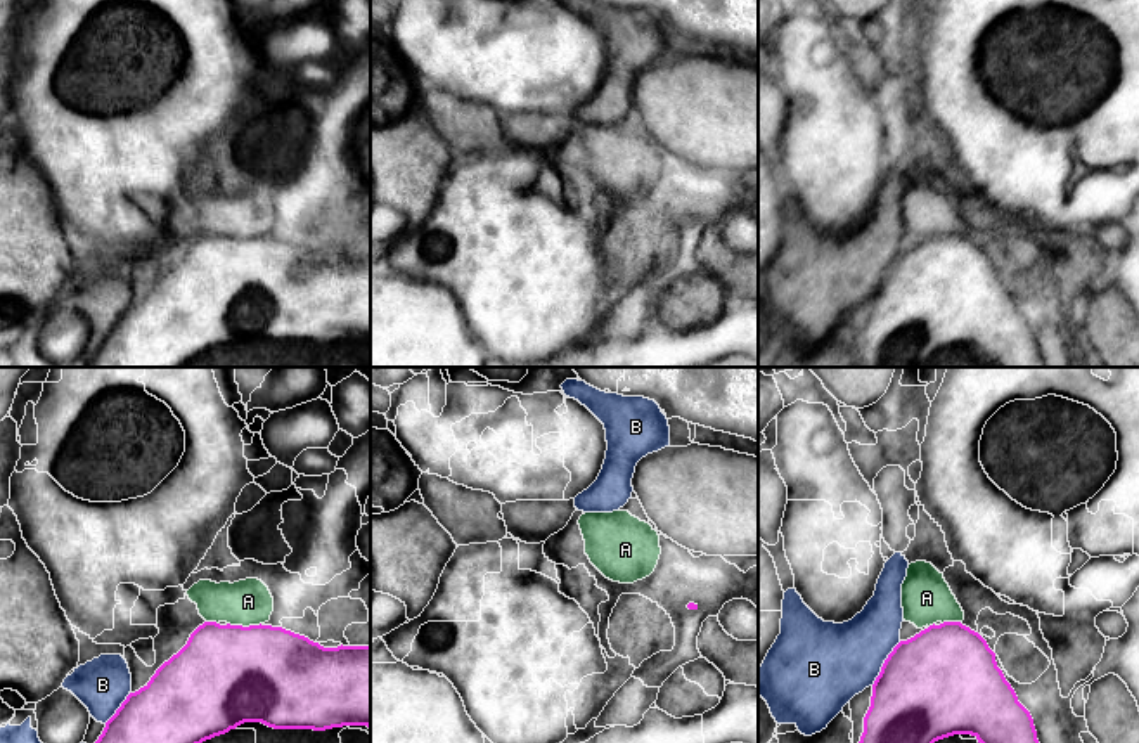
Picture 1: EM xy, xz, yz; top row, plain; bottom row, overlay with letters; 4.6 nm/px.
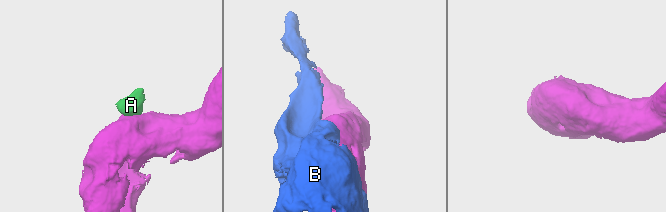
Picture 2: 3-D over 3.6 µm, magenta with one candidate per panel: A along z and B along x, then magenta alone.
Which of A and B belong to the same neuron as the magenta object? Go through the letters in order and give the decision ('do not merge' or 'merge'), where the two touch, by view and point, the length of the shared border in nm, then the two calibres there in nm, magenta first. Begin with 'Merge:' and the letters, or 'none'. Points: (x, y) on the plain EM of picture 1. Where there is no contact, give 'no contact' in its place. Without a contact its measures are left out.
Merge: none
A: do not merge; contact xy (244, 239); length 160 nm; calibres 460 and 220 nm
B: do not merge; contact yz (883, 276); length 240 nm; calibres 500 and 380 nm

